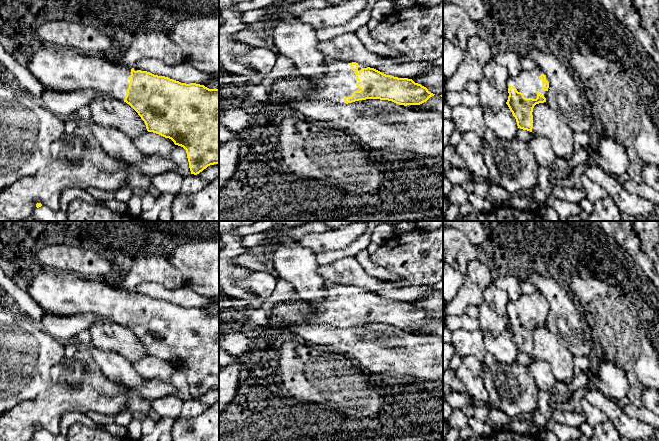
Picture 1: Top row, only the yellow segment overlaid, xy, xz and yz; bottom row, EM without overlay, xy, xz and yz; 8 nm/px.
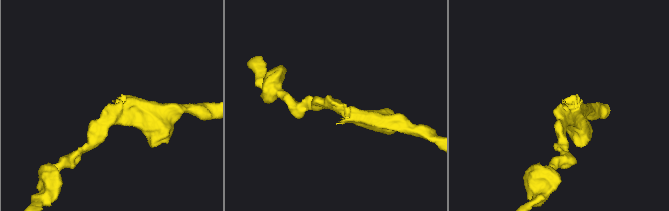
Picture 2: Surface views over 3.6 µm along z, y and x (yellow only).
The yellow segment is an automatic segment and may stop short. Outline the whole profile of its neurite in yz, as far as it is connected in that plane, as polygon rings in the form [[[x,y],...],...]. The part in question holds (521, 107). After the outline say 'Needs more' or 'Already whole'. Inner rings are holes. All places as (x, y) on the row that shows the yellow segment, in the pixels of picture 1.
[[[538,66],[532,70],[522,70],[517,77],[509,80],[506,104],[518,128],[532,132],[533,108],[546,102],[548,88],[548,78]]]. Needs more

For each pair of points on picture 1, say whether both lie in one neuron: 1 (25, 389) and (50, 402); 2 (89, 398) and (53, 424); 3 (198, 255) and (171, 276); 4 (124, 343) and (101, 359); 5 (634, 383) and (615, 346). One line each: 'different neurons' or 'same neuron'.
1: different neurons
2: same neuron
3: different neurons
4: different neurons
5: different neurons

